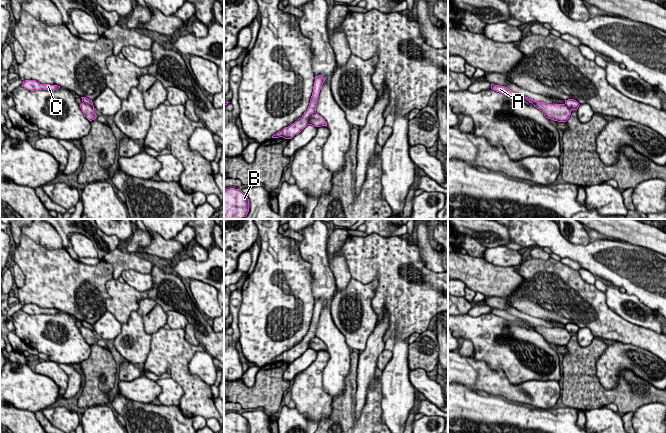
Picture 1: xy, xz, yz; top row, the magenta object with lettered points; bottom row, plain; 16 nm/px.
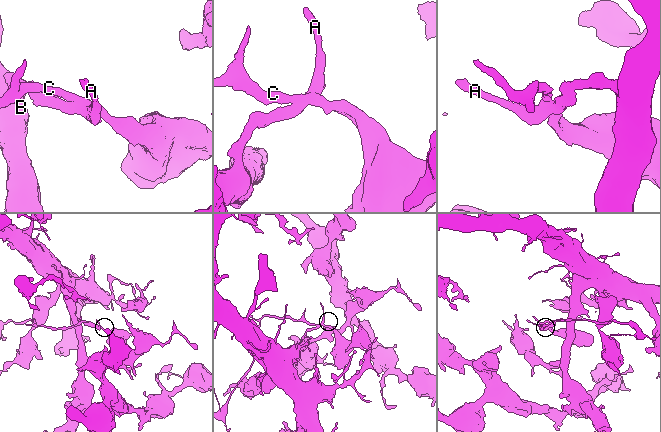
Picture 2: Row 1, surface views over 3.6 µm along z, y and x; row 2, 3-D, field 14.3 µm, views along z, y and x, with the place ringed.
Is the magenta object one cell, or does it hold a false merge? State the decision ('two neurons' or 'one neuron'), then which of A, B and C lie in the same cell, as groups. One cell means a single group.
two neurons; groups A B / C

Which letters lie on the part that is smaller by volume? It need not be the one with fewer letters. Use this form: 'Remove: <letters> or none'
Remove: C

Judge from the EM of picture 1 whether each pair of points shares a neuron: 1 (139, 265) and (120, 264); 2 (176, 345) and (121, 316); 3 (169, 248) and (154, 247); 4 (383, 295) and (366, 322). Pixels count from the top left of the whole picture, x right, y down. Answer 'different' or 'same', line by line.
1: same
2: different
3: same
4: different

